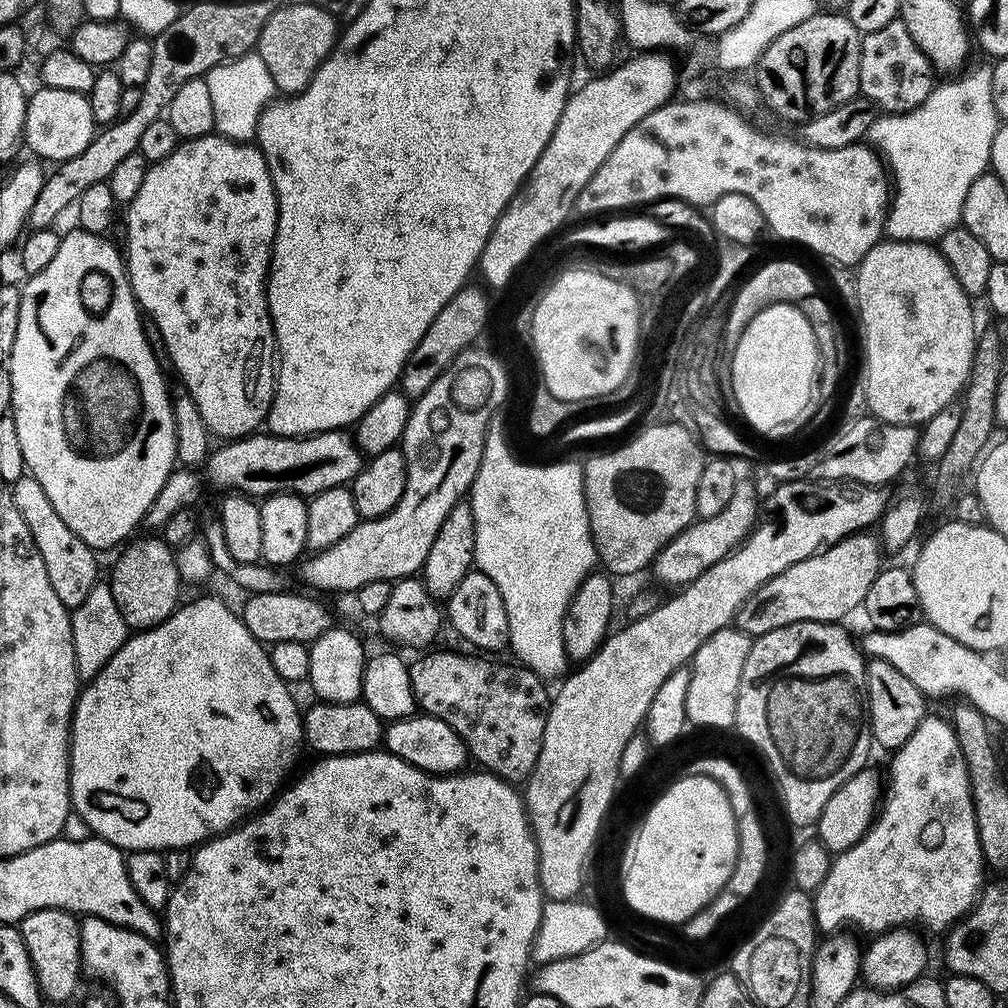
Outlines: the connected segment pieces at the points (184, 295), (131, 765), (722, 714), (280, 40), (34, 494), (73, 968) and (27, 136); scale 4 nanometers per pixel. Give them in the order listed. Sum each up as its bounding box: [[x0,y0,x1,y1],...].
[[126,134,277,442],[68,596,304,853],[686,626,753,728],[258,4,338,94],[10,474,98,610],[18,908,82,1004],[24,87,98,162]]

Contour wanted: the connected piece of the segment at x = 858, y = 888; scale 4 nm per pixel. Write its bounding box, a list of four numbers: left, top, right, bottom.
[814,715,986,934]

